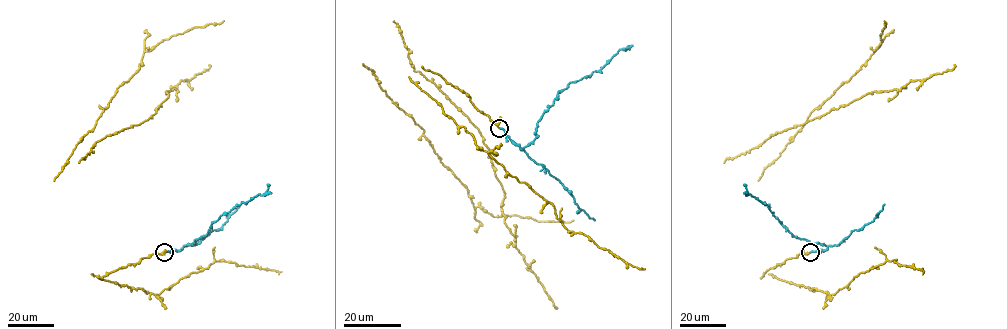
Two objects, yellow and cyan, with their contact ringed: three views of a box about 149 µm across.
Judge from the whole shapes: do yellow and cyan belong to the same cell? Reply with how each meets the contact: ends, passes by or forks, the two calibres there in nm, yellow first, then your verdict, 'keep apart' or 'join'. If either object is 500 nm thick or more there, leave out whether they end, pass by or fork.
yellow ends; cyan ends; calibres 220 and 170 nm; join

